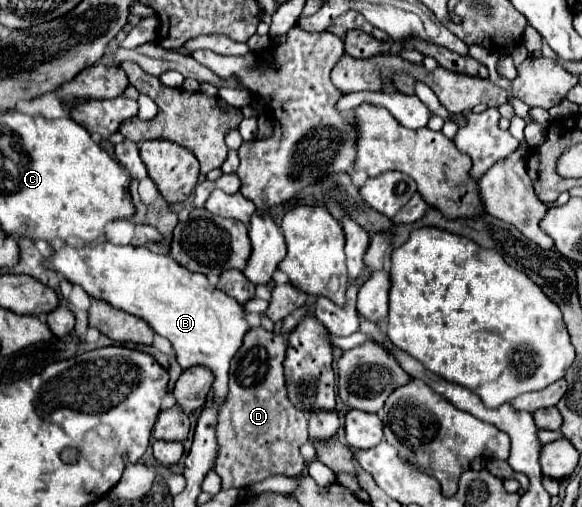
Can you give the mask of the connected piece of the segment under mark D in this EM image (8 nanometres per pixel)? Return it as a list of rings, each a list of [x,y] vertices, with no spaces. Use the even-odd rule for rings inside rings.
[[[253,327],[231,361],[229,393],[219,411],[217,425],[217,441],[221,443],[221,449],[215,473],[223,479],[223,489],[245,487],[275,473],[301,477],[305,471],[305,459],[299,449],[309,439],[307,417],[295,409],[287,397],[283,379],[285,351],[285,335]]]

